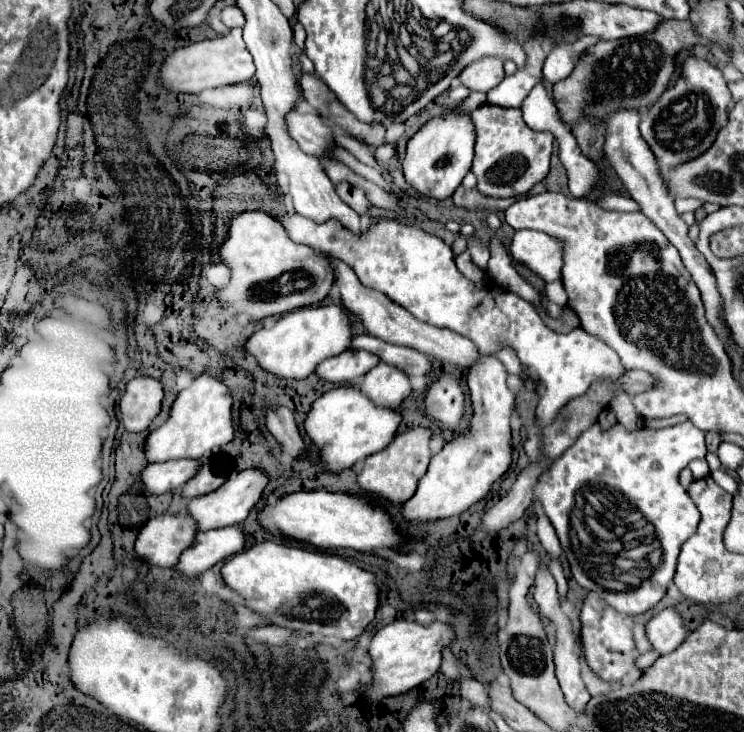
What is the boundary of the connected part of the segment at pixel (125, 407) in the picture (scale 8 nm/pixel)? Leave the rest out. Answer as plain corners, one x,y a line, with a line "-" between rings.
136,376
126,384
116,404
118,418
128,432
142,432
160,412
162,384
156,378

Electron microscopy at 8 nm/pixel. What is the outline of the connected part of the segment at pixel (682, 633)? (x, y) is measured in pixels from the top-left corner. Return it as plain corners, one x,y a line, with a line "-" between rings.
664,608
646,624
646,636
660,654
676,650
684,642
686,634
684,618
674,608

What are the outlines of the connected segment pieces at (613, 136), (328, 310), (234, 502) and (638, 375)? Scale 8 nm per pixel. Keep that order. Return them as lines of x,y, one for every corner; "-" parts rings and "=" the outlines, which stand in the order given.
624,110
624,112
616,112
616,114
610,114
608,116
606,142
604,142
606,158
612,164
614,172
620,176
624,188
628,190
628,196
640,204
640,210
662,230
662,234
680,252
680,258
682,258
684,266
688,268
688,272
692,274
692,280
696,282
696,286
702,292
702,300
704,300
704,306
706,306
706,318
714,326
716,334
722,338
724,346
728,348
728,326
724,326
722,306
720,306
720,294
716,290
716,278
714,278
712,268
708,266
708,262
704,262
704,256
696,250
694,242
688,238
688,226
676,214
674,200
672,200
672,196
668,192
668,184
664,182
664,178
660,174
660,168
658,168
658,162
656,162
652,150
648,148
648,144
640,136
638,122
640,122
640,114
636,110
=
310,306
296,312
288,312
274,326
262,328
244,340
242,348
254,356
258,366
268,374
298,380
314,372
316,364
324,358
332,358
348,348
348,338
352,338
352,328
346,312
340,306
=
242,470
242,472
234,472
230,474
230,478
214,492
198,496
188,500
188,514
196,520
198,530
212,530
212,528
224,528
224,526
234,526
234,524
242,524
250,512
250,508
254,508
254,504
260,500
262,490
266,488
266,474
260,470
=
628,370
626,376
622,378
622,386
626,386
626,392
630,396
644,392
650,384
652,384
652,376
644,370

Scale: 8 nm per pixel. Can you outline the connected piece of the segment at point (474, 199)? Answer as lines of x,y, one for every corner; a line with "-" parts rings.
458,186
458,190
454,192
452,196
452,202
456,208
466,208
466,210
474,210
474,212
480,212
480,210
506,210
512,202
516,202
518,198
488,198
488,196
482,196
476,188
472,190
464,190
462,186

